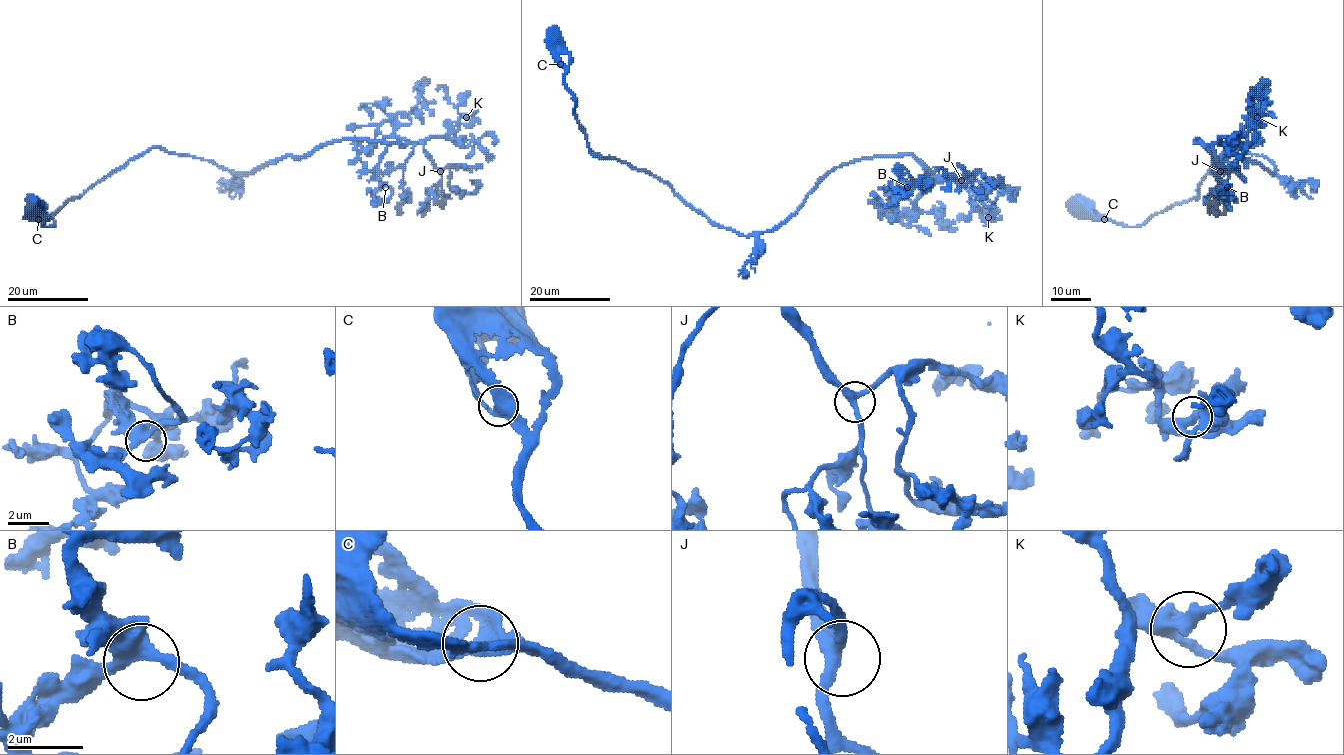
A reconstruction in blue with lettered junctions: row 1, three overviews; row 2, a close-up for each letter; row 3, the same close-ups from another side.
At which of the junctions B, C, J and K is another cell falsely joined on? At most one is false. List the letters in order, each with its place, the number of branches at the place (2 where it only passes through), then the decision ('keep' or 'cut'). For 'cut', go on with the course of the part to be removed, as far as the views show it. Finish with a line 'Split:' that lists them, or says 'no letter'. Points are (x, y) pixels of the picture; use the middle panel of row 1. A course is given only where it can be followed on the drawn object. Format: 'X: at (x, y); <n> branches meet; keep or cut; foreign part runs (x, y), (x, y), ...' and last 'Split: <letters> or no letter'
B: at (907, 187); 3 branches meet; keep
C: at (560, 64); 3 branches meet; keep
J: at (961, 180); 3 branches meet; keep
K: at (988, 217); 3 branches meet; keep
Split: no letter

